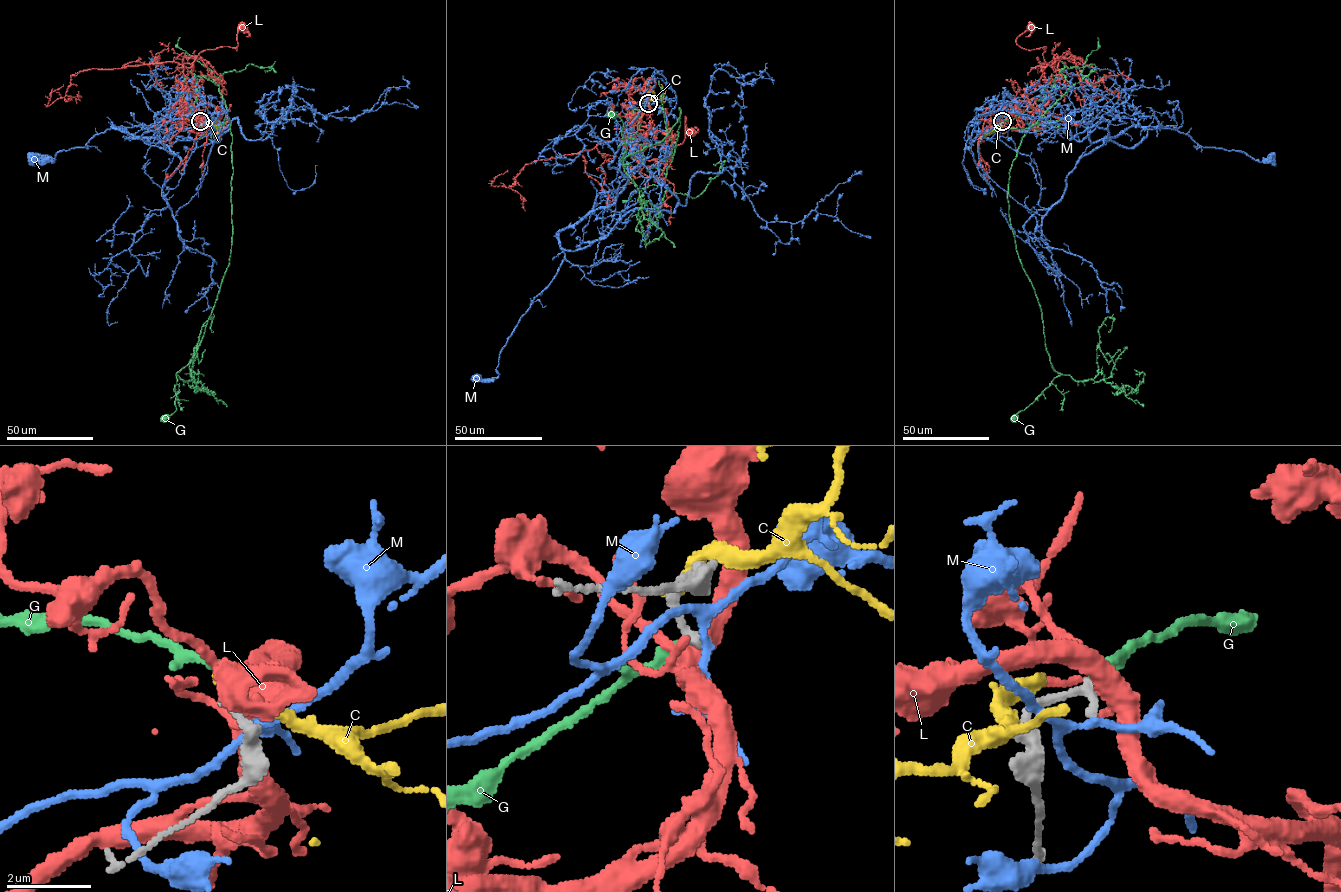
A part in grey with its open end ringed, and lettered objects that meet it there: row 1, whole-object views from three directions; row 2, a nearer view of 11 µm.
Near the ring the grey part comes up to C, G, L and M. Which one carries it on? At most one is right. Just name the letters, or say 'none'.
G

